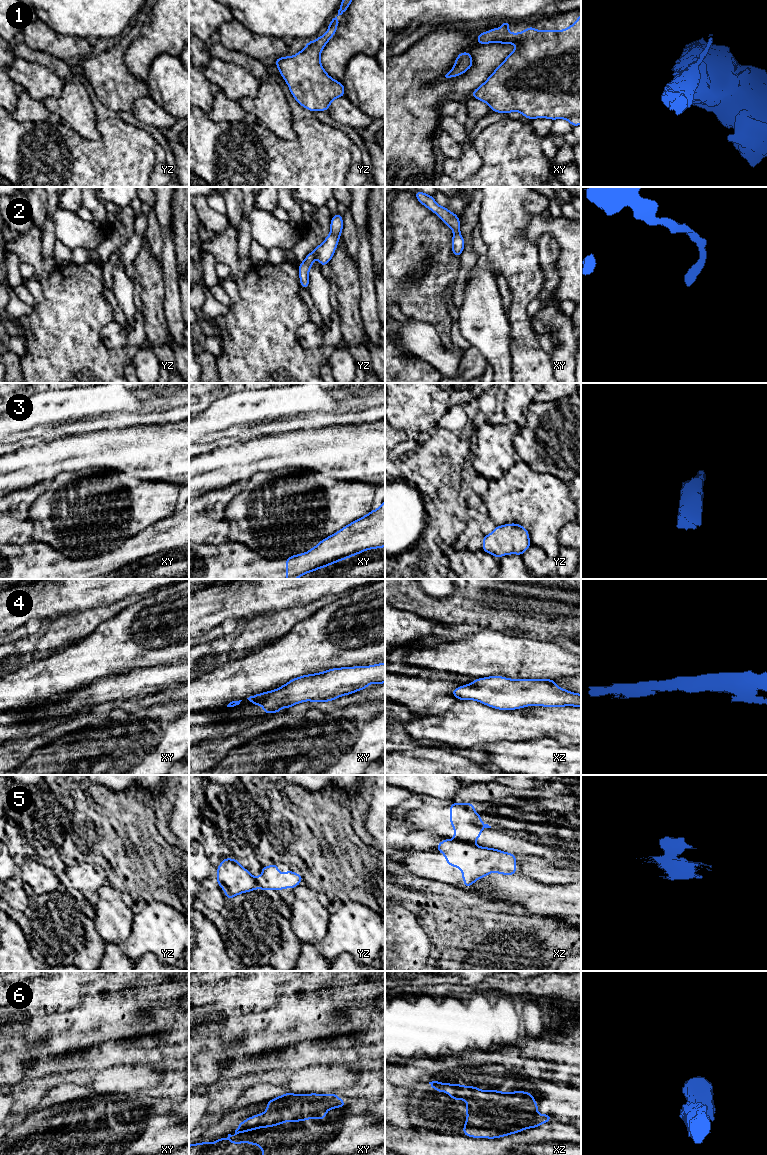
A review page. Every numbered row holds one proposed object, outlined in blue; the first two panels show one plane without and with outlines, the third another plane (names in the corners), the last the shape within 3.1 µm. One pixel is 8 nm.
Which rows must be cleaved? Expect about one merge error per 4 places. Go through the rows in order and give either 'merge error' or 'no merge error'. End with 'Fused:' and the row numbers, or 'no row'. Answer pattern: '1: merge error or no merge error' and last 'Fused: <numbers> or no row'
1: no merge error
2: no merge error
3: no merge error
4: no merge error
5: merge error
6: no merge error
Fused: 5

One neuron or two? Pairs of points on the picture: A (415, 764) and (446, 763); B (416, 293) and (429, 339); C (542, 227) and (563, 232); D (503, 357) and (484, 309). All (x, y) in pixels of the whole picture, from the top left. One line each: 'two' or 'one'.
A: one
B: two
C: one
D: one

